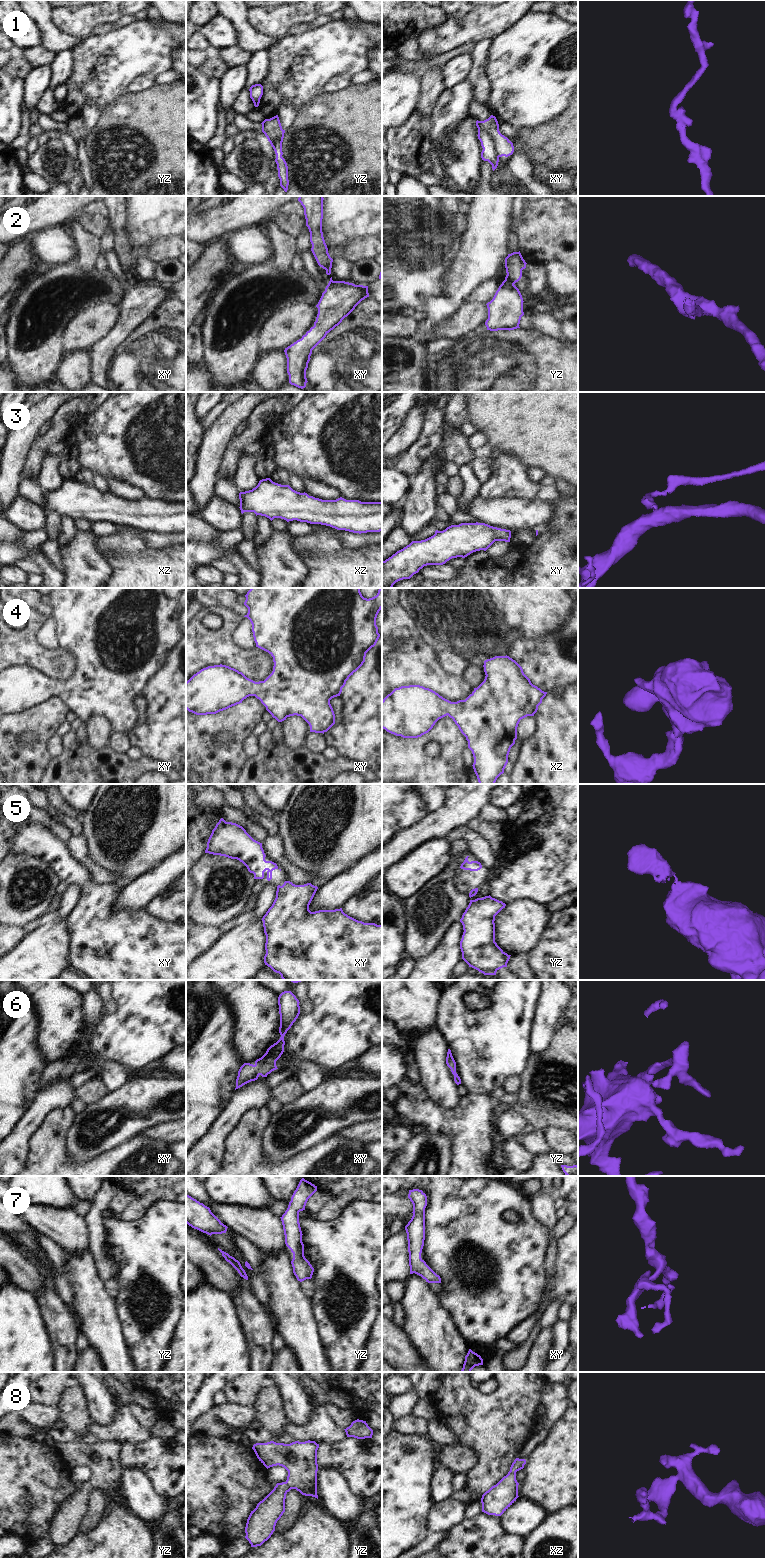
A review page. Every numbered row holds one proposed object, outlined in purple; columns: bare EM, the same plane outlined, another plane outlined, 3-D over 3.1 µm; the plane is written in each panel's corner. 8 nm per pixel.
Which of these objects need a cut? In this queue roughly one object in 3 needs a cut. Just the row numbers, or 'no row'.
2, 3

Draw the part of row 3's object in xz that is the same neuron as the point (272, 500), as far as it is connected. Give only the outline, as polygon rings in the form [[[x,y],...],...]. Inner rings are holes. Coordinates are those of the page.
[[[270,478],[260,480],[252,490],[240,492],[239,499],[240,510],[254,512],[256,516],[265,516],[271,521],[274,518],[281,518],[287,522],[297,520],[359,534],[382,531],[382,502],[361,502],[342,497],[336,500],[322,500],[305,492],[297,492],[289,485],[275,483]]]

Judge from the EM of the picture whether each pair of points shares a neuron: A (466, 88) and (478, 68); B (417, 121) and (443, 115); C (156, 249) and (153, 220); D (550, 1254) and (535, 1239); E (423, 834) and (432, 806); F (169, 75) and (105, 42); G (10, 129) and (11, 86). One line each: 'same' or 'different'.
A: different
B: different
C: different
D: different
E: different
F: different
G: same

